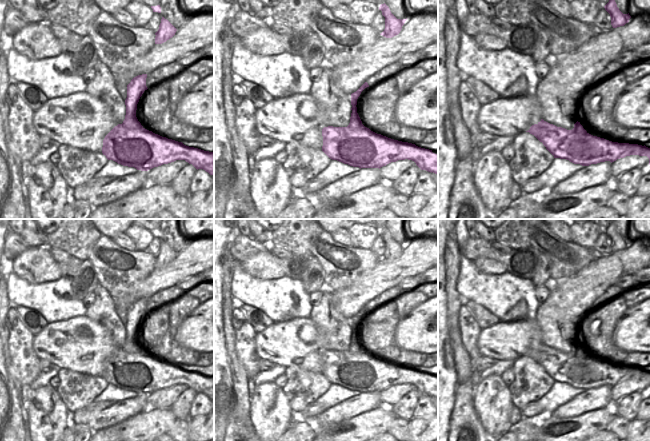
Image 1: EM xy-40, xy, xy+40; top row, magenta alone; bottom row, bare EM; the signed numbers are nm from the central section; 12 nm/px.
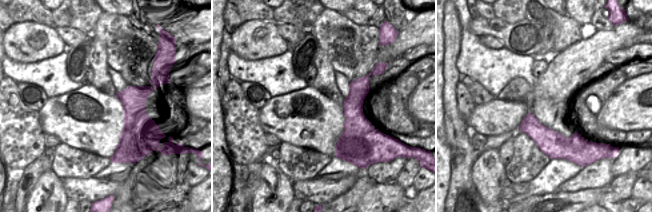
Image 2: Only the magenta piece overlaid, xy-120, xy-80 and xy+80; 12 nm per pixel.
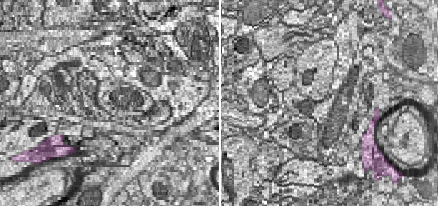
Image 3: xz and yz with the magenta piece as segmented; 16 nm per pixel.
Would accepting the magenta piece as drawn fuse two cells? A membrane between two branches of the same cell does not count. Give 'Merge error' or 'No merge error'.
Merge error

